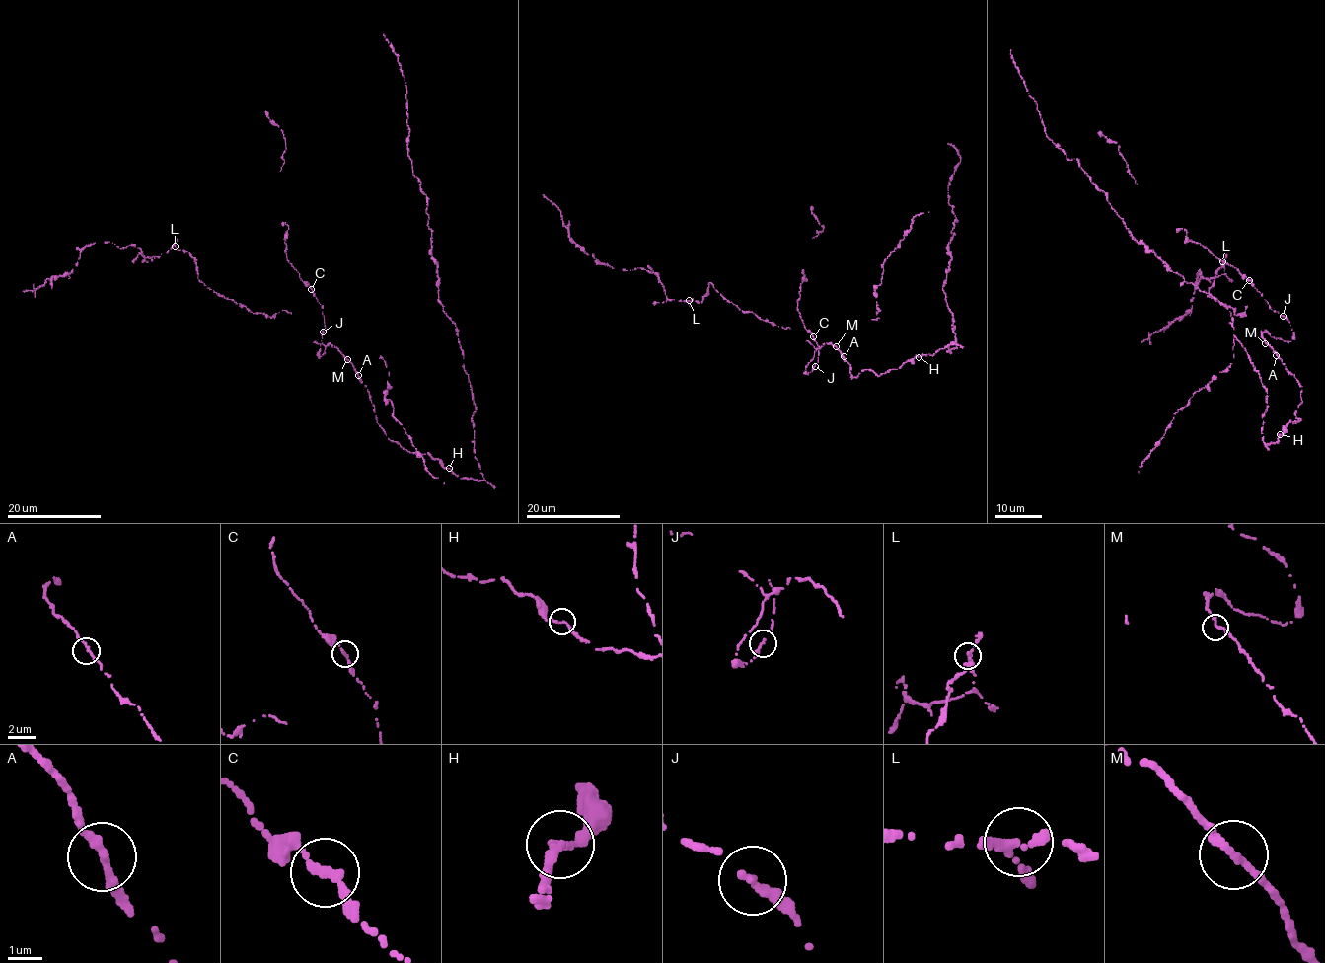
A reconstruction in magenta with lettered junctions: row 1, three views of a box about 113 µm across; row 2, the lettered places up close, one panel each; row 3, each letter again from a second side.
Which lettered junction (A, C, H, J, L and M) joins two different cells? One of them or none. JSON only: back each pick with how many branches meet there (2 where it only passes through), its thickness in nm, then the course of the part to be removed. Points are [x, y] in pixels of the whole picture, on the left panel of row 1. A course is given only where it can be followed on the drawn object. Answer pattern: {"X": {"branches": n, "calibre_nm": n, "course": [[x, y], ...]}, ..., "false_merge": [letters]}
{"false_merge": []}

